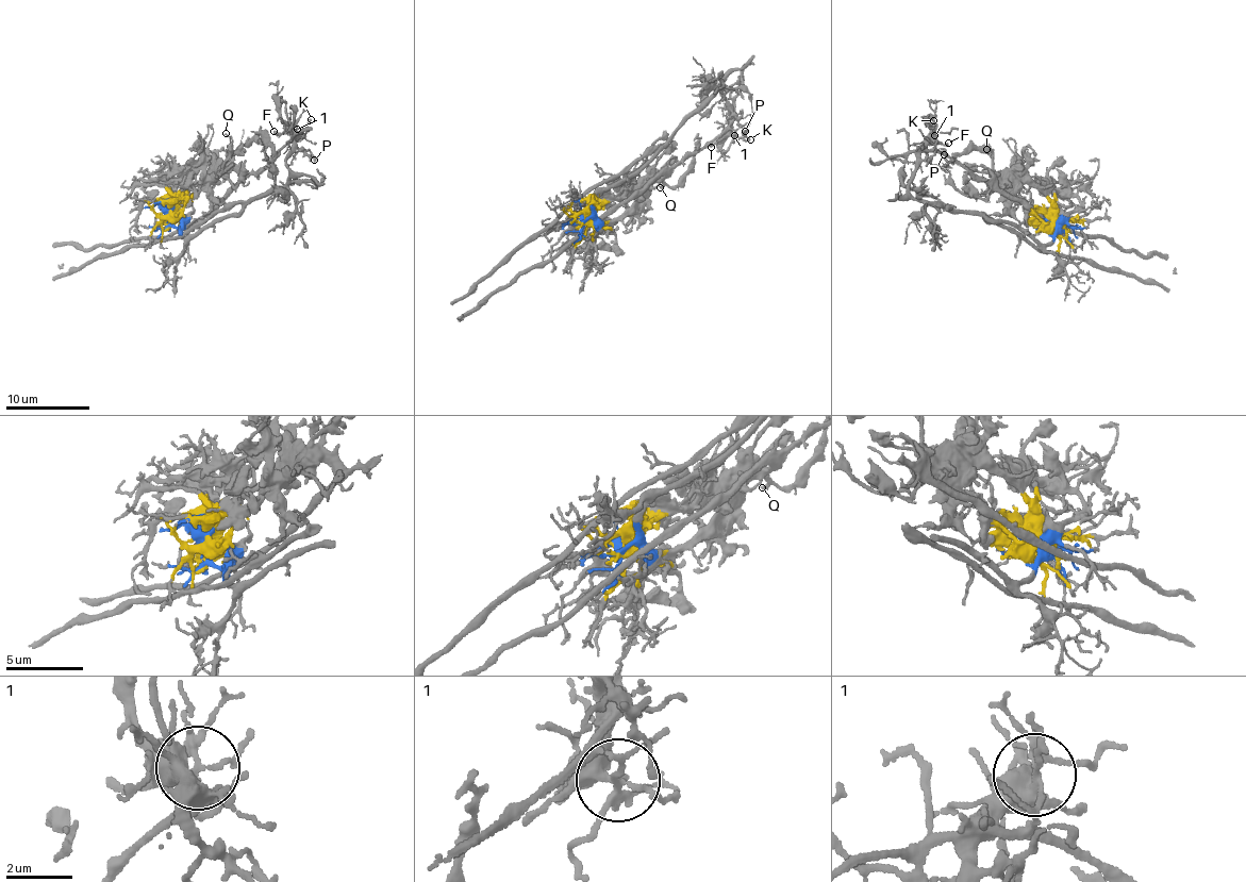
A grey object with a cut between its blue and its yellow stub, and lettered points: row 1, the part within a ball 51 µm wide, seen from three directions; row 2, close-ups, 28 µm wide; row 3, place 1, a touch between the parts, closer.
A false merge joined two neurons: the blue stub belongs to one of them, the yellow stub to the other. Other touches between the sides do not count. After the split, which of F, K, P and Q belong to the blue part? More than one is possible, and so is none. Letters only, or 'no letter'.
F, K, P

